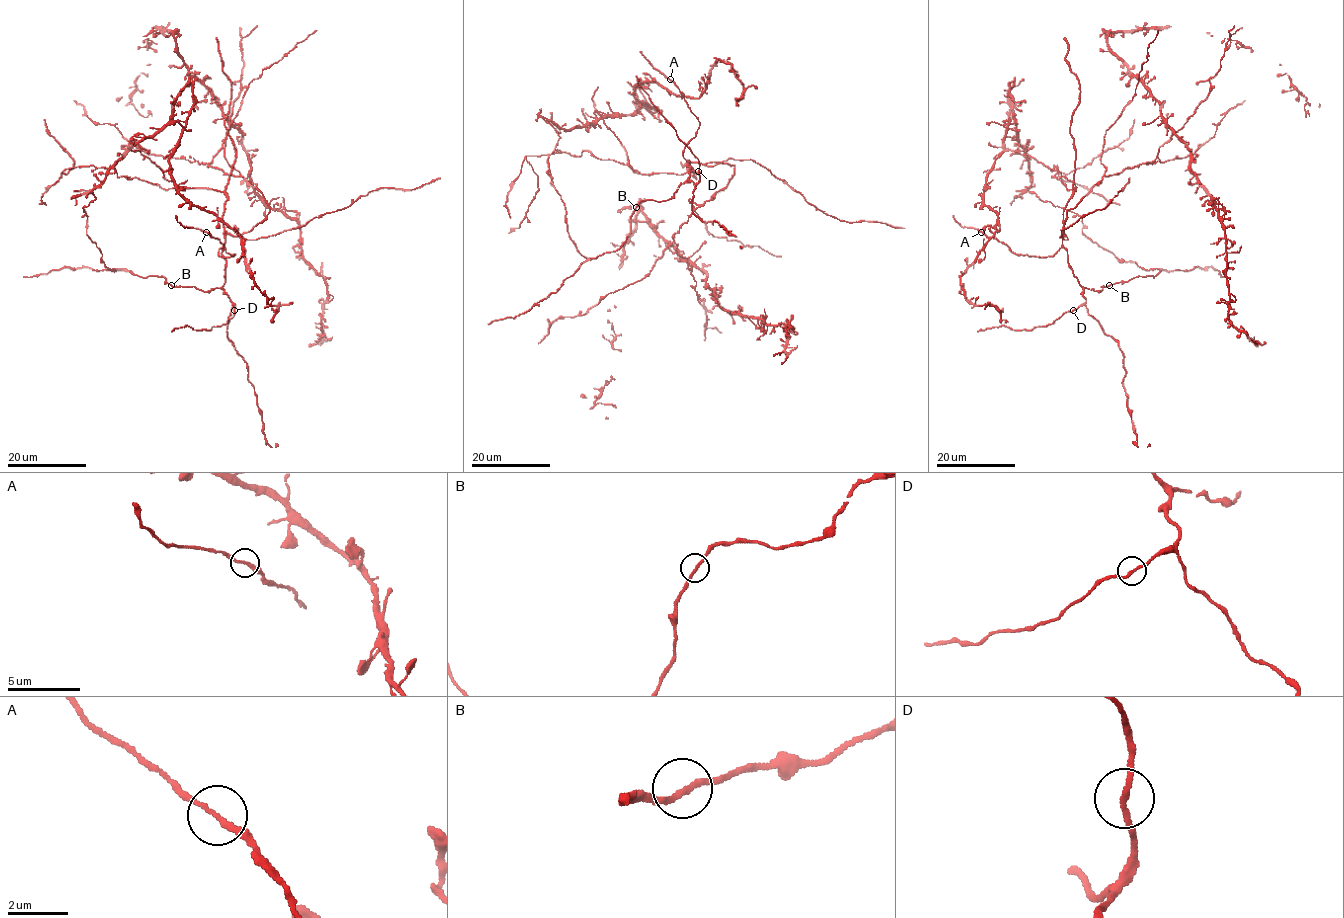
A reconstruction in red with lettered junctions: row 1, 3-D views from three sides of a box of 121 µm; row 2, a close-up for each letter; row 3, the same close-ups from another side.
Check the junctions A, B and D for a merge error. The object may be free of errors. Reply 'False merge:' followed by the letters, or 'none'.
False merge: none

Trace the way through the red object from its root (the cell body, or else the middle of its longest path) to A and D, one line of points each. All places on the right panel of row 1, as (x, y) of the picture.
A: (1109, 286), (1102, 286), (1101, 291), (1084, 288), (1063, 248), (1041, 257), (1016, 255), (981, 232)
D: (1109, 286), (1102, 286), (1101, 291), (1085, 288), (1083, 297), (1086, 301), (1073, 310)

